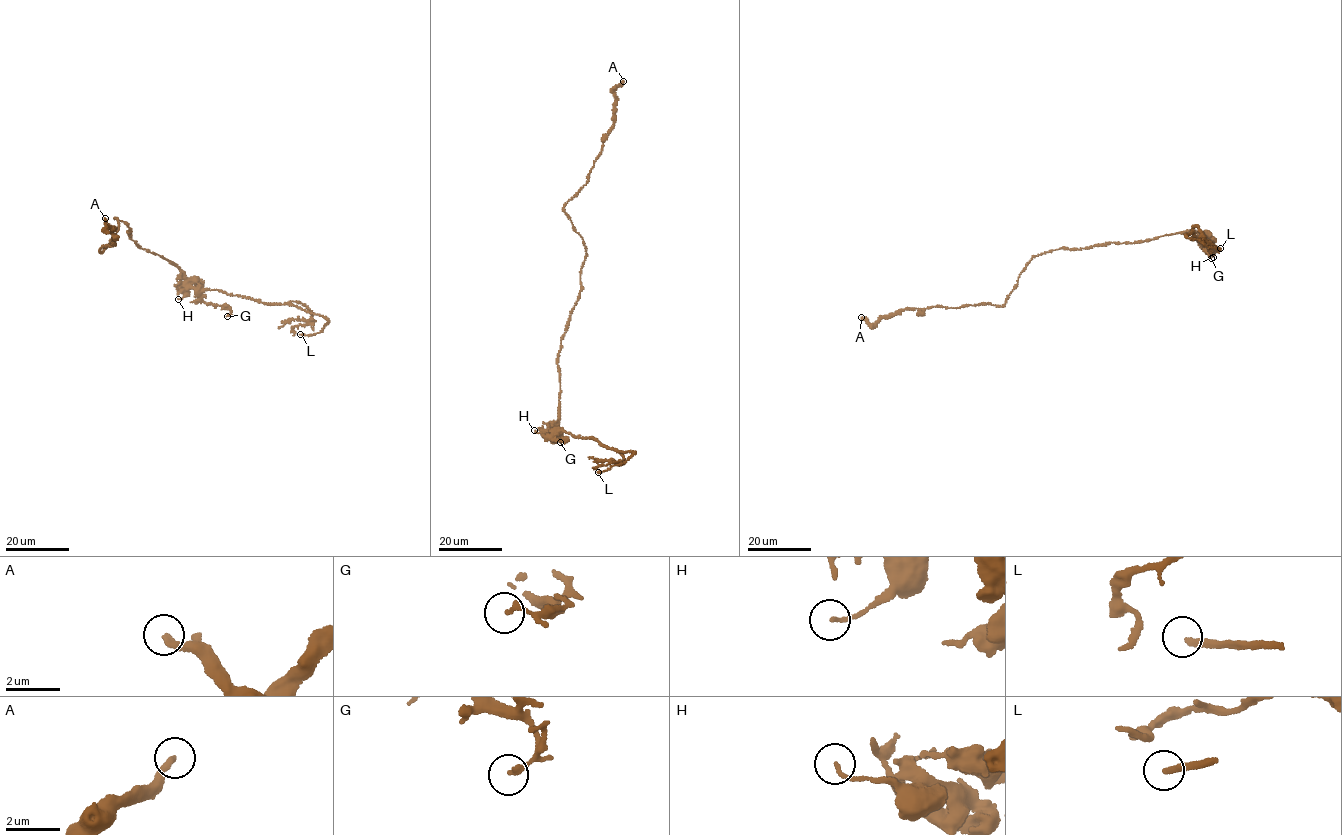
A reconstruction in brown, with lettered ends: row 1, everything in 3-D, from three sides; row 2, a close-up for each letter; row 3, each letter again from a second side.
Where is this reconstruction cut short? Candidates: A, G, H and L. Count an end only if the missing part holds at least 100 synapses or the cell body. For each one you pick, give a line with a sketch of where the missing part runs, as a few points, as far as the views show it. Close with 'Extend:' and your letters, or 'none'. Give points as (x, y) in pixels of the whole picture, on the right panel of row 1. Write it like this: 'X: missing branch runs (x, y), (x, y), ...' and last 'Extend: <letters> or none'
L: missing branch runs (1220, 248), (1224, 249), (1234, 241), (1233, 252), (1237, 251)
Extend: L

